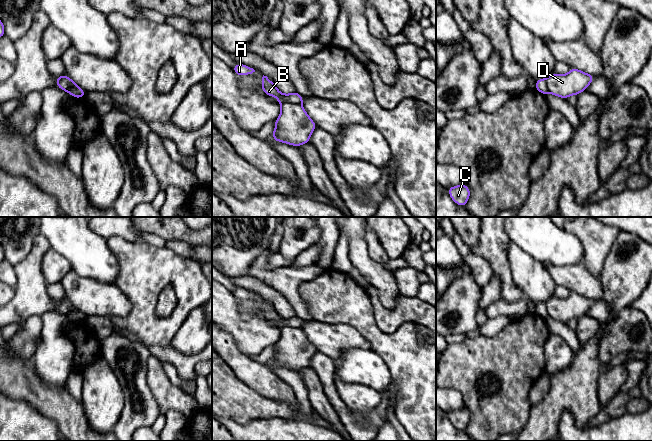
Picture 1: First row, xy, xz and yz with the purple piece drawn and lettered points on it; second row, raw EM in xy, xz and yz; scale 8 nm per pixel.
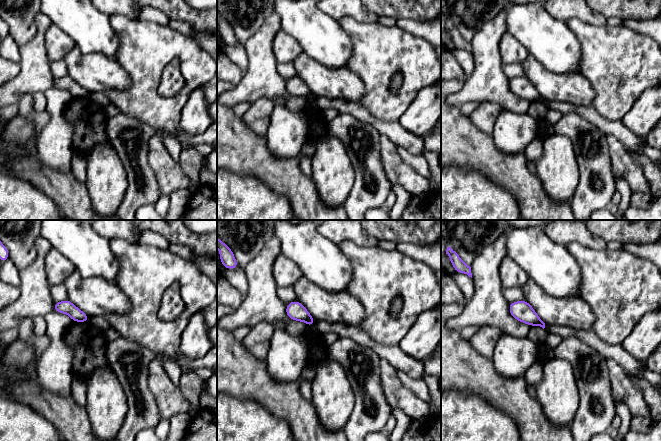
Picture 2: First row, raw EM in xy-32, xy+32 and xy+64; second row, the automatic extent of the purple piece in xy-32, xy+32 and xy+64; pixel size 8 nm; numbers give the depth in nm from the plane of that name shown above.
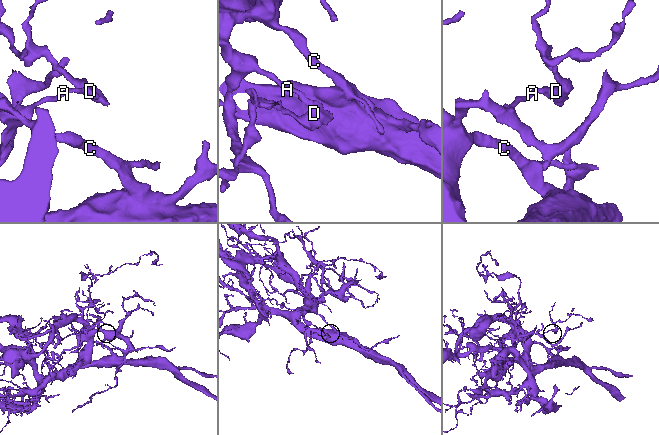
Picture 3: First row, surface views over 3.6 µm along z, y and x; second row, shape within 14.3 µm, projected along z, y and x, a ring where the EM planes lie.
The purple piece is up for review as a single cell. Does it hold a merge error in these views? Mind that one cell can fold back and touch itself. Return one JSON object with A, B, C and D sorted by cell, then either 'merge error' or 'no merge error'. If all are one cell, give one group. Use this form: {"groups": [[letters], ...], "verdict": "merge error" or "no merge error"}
{"groups": [["A", "B", "C"], ["D"]], "verdict": "merge error"}

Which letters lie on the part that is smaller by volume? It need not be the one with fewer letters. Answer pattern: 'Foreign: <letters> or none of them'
Foreign: D

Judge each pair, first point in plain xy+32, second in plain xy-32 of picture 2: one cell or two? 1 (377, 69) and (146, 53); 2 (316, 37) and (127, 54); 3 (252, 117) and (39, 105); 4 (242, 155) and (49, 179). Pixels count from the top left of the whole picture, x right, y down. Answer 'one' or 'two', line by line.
1: one
2: two
3: one
4: one

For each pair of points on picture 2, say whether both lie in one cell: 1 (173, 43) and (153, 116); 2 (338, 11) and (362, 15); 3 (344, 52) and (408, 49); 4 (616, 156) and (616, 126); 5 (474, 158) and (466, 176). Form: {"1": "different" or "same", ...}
{"1": "same", "2": "same", "3": "different", "4": "different", "5": "different"}

